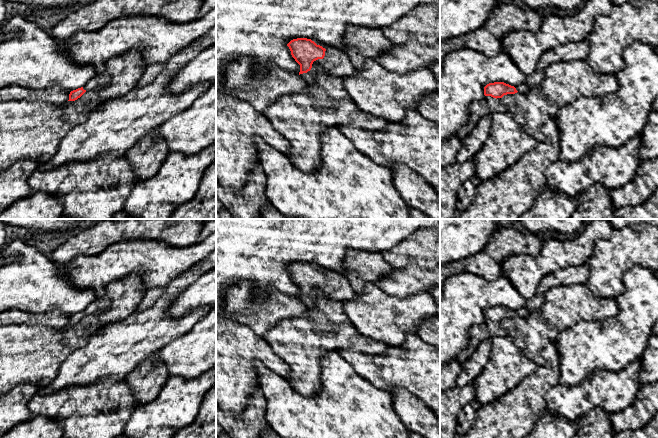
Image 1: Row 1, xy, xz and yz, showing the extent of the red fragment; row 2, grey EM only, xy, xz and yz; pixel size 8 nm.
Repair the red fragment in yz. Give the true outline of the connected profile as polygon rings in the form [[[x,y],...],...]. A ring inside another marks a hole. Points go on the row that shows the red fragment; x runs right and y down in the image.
[[[494,82],[489,83],[484,87],[484,95],[487,97],[485,100],[490,110],[490,115],[493,112],[506,112],[507,107],[505,104],[501,102],[501,98],[507,94],[515,94],[519,93],[526,93],[529,90],[526,83],[511,86],[504,82]]]

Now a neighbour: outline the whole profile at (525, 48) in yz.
[[[586,0],[583,6],[573,14],[560,17],[549,15],[543,19],[539,30],[513,31],[502,38],[502,50],[507,52],[520,71],[528,76],[534,72],[538,60],[548,50],[568,42],[578,42],[589,36],[594,26],[595,19],[599,15],[609,15],[614,4],[611,0]]]

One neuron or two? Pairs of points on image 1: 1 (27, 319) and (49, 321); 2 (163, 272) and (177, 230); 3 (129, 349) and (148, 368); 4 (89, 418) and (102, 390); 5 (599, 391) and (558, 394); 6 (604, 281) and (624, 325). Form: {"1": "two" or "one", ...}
{"1": "one", "2": "two", "3": "two", "4": "one", "5": "one", "6": "two"}

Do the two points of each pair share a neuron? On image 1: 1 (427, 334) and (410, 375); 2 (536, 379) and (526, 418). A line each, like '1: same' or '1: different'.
1: different
2: same

